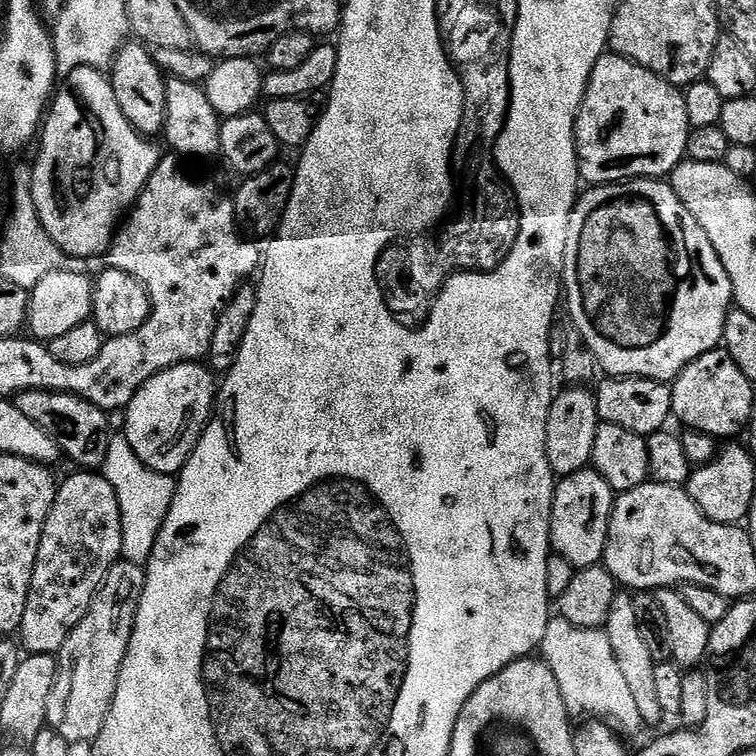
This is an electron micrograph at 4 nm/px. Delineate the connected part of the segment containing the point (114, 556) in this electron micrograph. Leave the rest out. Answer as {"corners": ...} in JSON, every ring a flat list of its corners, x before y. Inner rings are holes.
{"corners":[[76,470,73,473,73,476,59,481,54,506,50,506,50,514,42,530,42,542,38,542,38,558,34,562,26,610,18,629,19,643,28,654,51,656,63,649,78,622,86,618,98,590,108,577,108,571,121,559,122,510,119,509,118,494,114,486,96,470]]}

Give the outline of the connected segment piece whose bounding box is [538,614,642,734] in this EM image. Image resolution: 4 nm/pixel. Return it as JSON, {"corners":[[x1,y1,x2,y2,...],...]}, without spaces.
{"corners":[[556,614,549,619,538,652,554,674,554,682,558,682,558,690,569,717,584,716,580,718,602,720,620,734,636,732,642,728,638,706,618,666,618,658,614,658,610,638,604,631,598,628,579,628]]}

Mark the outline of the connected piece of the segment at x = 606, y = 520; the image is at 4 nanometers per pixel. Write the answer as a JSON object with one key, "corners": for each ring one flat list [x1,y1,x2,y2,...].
{"corners":[[591,466,569,476,559,477,550,514,551,551,566,558,566,562,578,570,597,567,604,559,616,497,617,493,612,491,610,482,606,482,606,478,602,478,602,474,598,474]]}

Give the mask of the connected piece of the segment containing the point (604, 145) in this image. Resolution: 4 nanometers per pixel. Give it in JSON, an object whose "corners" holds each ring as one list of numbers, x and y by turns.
{"corners":[[606,54,598,58,586,86,580,113,576,116,576,155,580,157,580,179,585,185,618,184,645,178,668,178,685,159,688,150,688,119,684,92,658,74,638,66,624,56]]}

